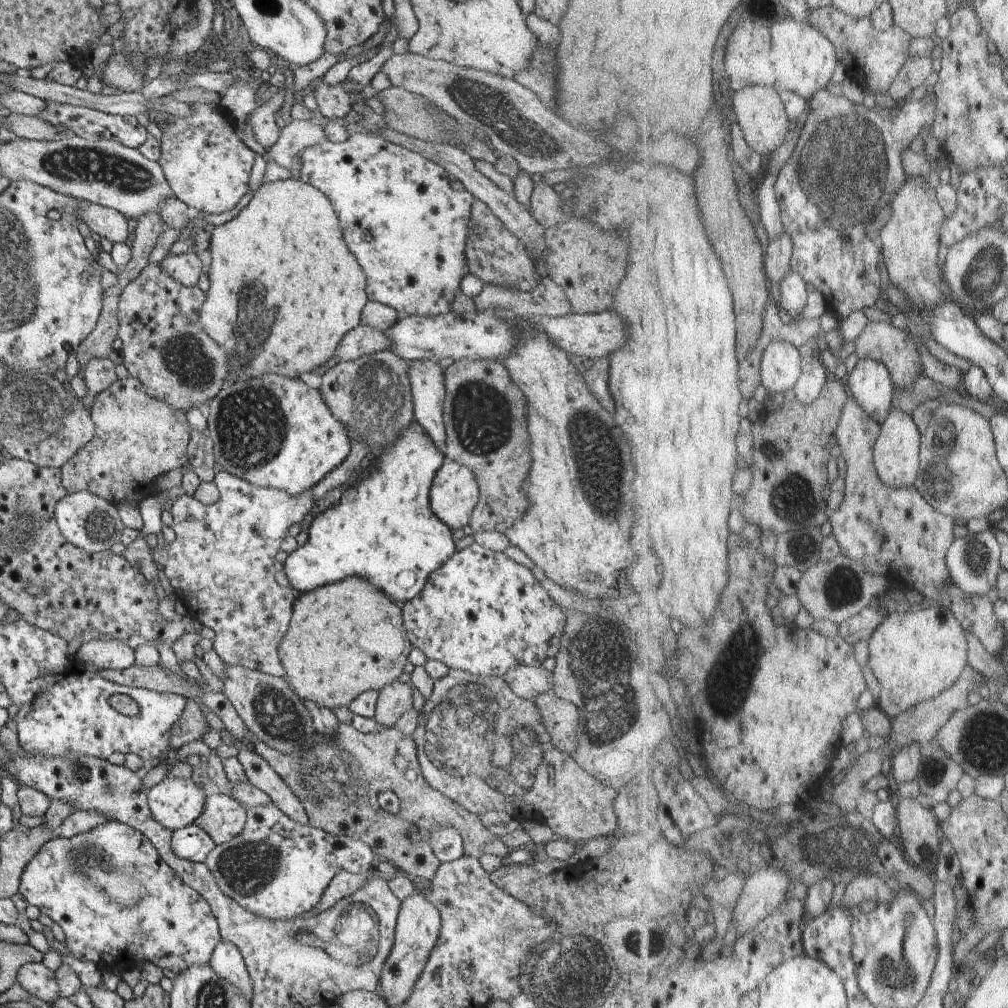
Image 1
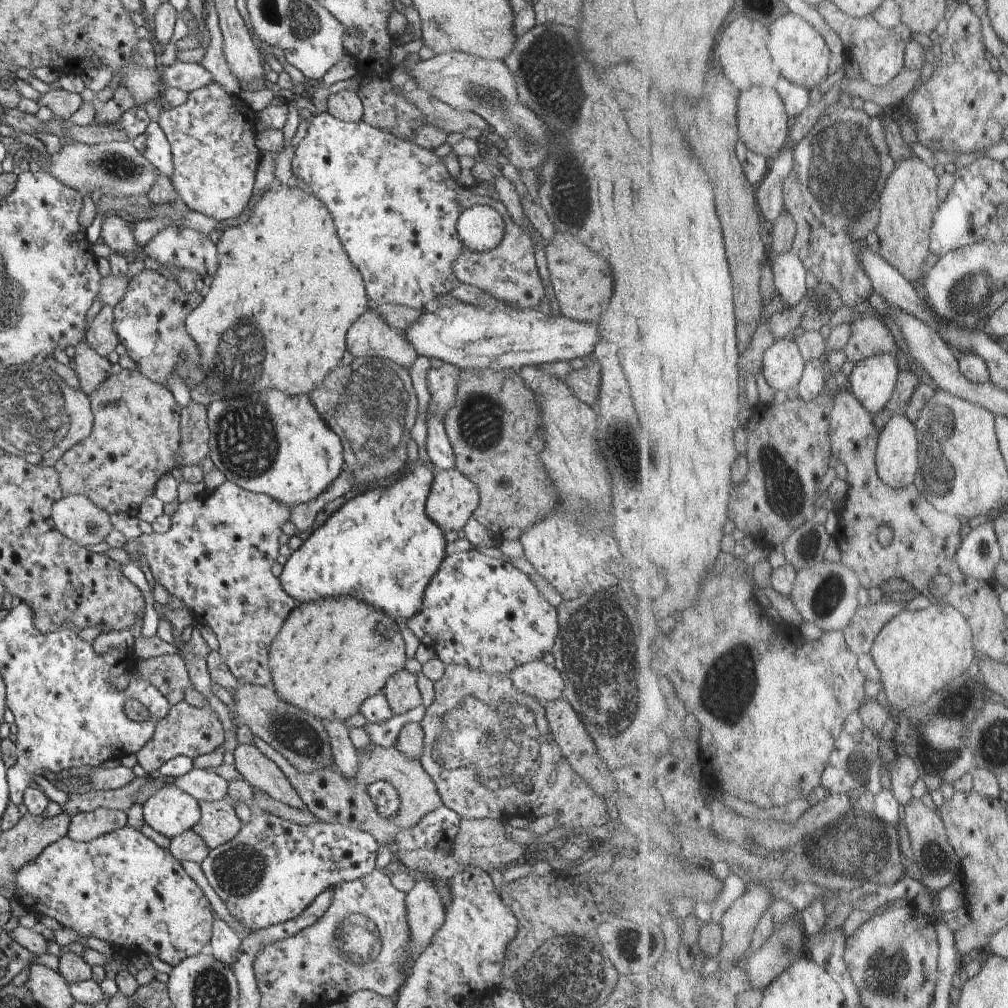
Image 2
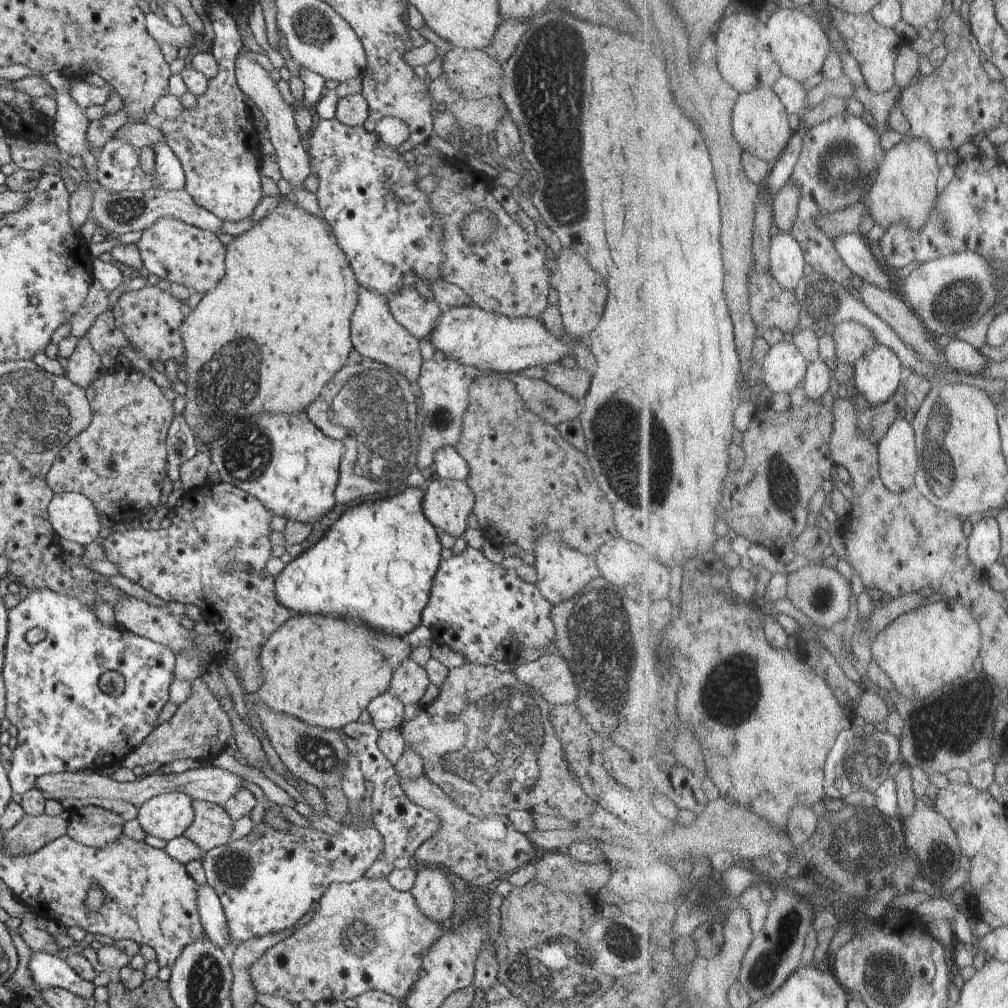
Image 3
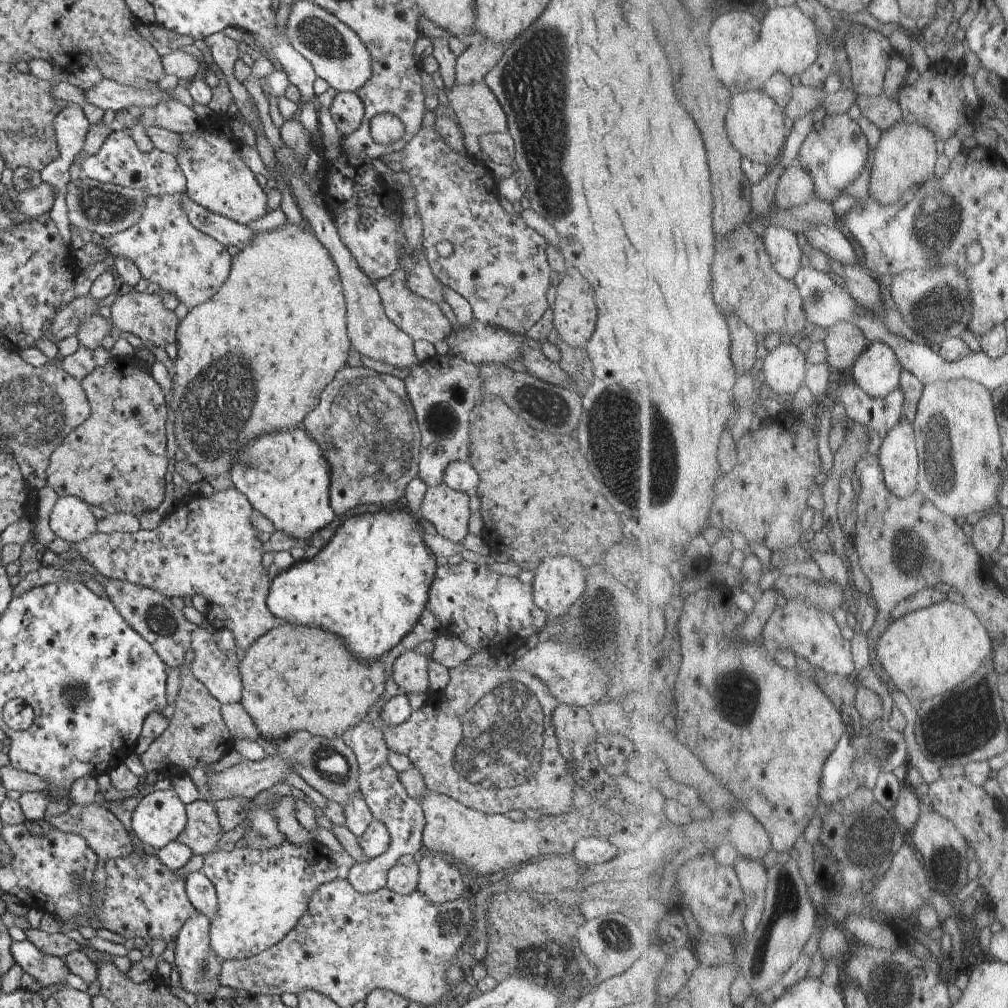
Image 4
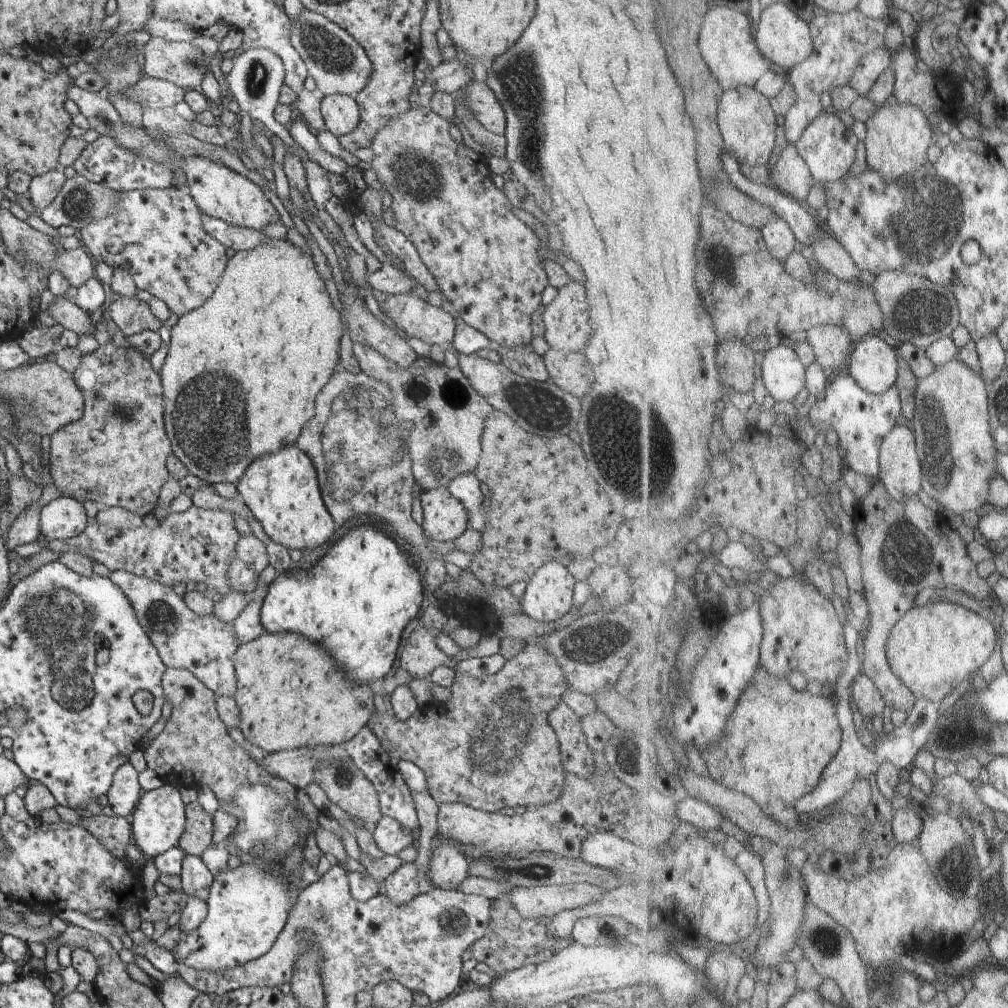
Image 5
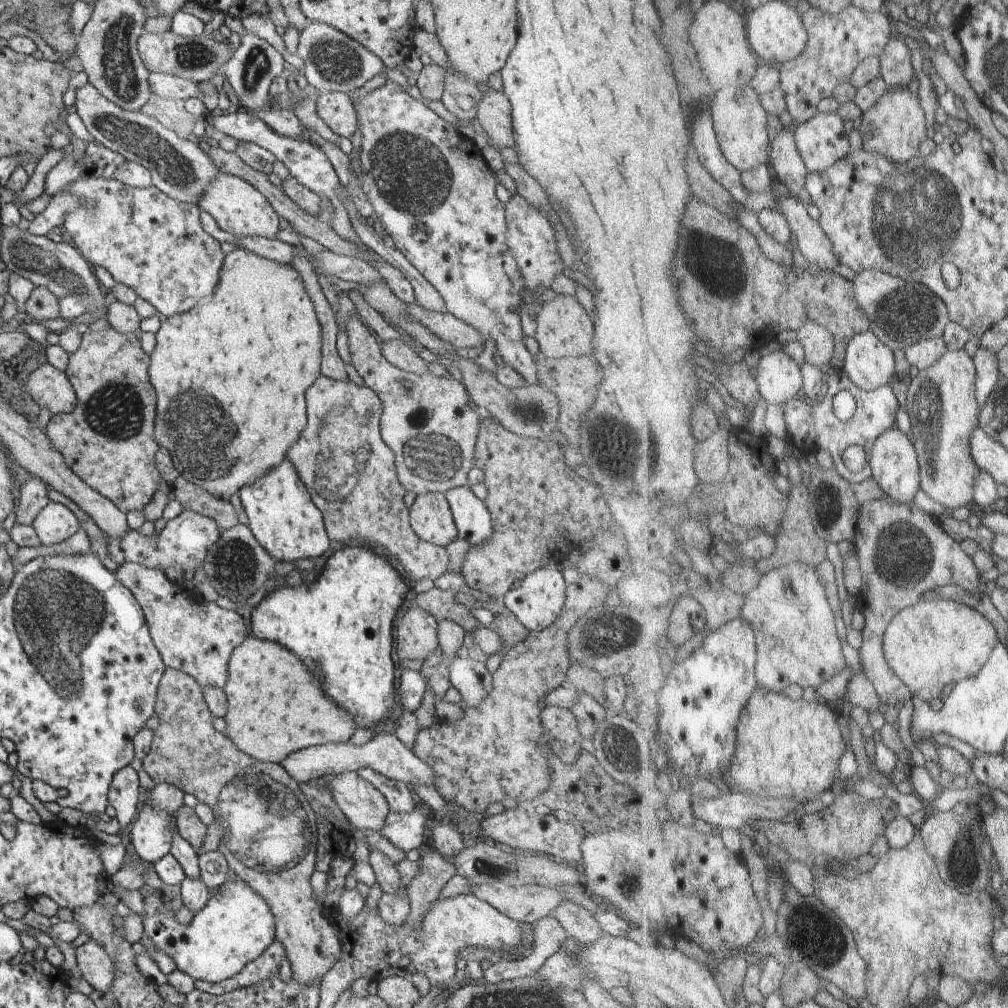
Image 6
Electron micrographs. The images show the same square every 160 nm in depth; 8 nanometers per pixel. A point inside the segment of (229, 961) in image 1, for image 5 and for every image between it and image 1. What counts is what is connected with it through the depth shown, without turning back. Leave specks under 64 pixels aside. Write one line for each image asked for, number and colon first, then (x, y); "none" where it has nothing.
2: (225, 944)
3: (212, 916)
4: (200, 891)
5: (196, 879)

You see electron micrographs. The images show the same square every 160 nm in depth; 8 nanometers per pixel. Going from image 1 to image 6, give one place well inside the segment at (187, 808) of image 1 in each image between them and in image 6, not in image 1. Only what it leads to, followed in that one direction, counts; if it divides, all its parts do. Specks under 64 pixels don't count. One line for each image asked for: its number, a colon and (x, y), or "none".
2: (170, 811)
3: (167, 816)
4: (159, 819)
5: (158, 821)
6: (151, 837)

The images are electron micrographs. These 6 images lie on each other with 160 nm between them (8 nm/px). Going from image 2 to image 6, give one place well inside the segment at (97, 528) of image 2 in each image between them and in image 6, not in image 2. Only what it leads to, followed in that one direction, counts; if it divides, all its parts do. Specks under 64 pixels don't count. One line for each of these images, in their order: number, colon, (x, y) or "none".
3: (73, 516)
4: (71, 519)
5: (65, 517)
6: (56, 522)

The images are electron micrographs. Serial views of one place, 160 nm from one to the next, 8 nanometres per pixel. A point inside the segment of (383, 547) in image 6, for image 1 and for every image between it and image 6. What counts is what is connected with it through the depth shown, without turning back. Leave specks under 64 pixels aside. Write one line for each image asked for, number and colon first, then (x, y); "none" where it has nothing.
1: (371, 395)
2: (370, 404)
3: (371, 408)
4: (365, 423)
5: (363, 445)

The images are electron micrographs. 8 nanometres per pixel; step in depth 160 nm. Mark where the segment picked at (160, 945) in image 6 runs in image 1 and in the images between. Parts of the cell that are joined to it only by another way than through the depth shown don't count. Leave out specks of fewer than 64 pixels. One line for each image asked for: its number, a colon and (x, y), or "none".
1: (279, 869)
2: (270, 872)
3: (266, 885)
4: (261, 896)
5: (247, 909)

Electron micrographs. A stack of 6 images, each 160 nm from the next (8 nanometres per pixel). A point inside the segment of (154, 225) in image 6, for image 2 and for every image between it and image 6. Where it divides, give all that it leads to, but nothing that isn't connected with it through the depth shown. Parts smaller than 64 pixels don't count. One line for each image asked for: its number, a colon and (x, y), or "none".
2: (188, 249)
3: (194, 257)
4: (168, 250)
5: (157, 235)

